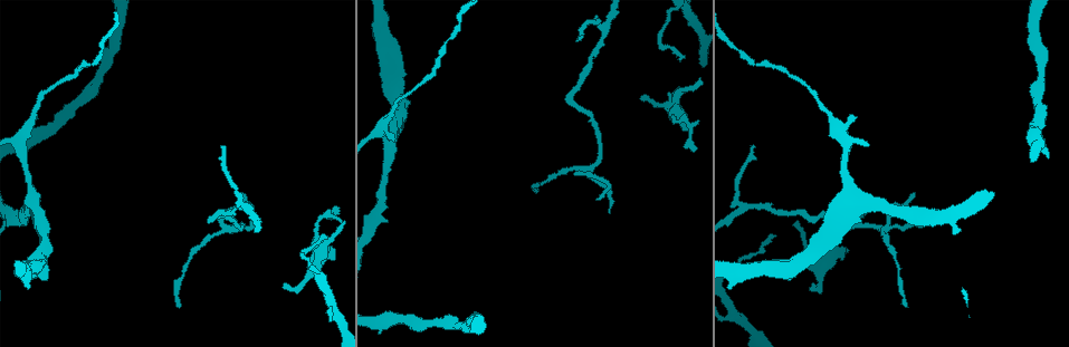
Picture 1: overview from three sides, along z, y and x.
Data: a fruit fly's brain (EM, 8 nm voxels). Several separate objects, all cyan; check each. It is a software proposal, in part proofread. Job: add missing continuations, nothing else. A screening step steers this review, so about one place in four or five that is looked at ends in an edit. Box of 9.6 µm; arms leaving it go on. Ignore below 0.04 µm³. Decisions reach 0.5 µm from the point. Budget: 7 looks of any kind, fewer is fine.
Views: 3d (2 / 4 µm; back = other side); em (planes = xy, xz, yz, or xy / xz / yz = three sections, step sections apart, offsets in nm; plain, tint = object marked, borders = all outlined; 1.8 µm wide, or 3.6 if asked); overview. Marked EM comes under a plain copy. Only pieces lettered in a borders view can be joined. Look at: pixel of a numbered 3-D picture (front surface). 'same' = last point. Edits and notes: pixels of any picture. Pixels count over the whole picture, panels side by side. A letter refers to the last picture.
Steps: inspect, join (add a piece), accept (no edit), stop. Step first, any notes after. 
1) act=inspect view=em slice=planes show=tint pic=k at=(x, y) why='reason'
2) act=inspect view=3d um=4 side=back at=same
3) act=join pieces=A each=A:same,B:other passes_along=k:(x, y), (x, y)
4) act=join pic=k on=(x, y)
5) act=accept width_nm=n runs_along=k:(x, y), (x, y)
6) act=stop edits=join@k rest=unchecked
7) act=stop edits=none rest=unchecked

act=inspect view=em slice=planes show=borders pic=1 at=(283, 285) why='an open end'

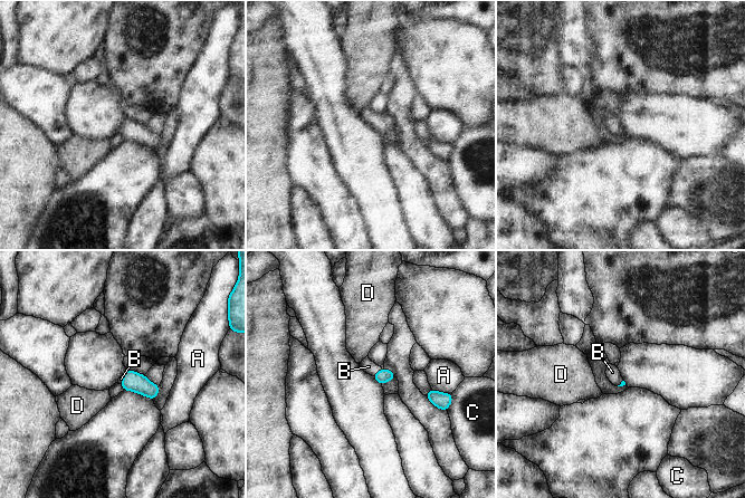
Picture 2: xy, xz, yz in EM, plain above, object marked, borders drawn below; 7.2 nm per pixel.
act=join pieces=B each=A:other,B:same,C:other,D:other found='the neuron continues'

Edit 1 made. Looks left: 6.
act=inspect view=overview

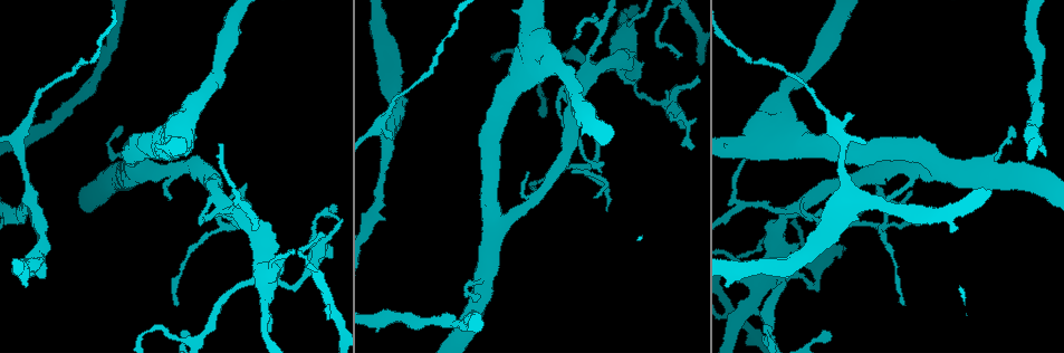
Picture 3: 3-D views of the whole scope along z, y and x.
act=inspect view=em slice=planes show=tint pic=3 at=(854, 215) why='an open end'

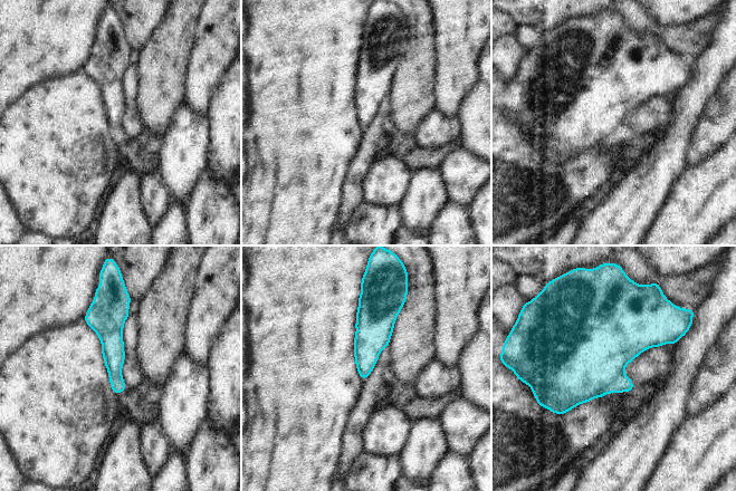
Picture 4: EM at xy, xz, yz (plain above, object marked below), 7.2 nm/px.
act=inspect view=em slice=planes show=borders at=same

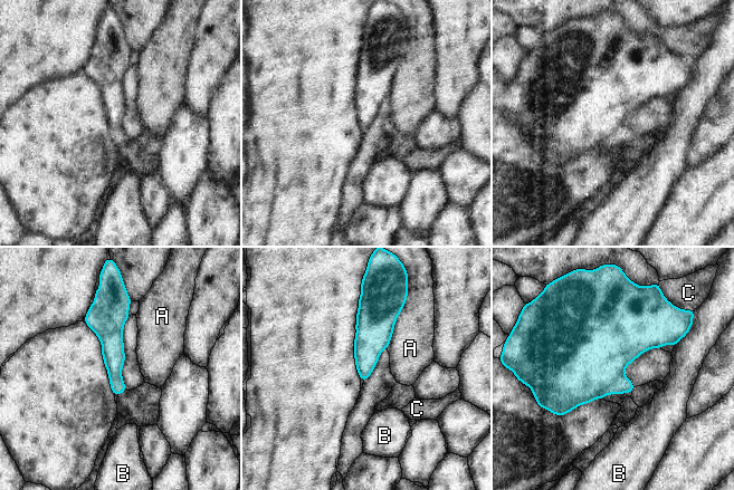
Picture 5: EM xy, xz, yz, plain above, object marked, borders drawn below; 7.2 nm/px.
act=accept each=A:other,B:other,C:other border=5:(404, 304), (385, 348) found='none of them fits'

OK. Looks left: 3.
act=stop edits=join@2 rest=unchecked

